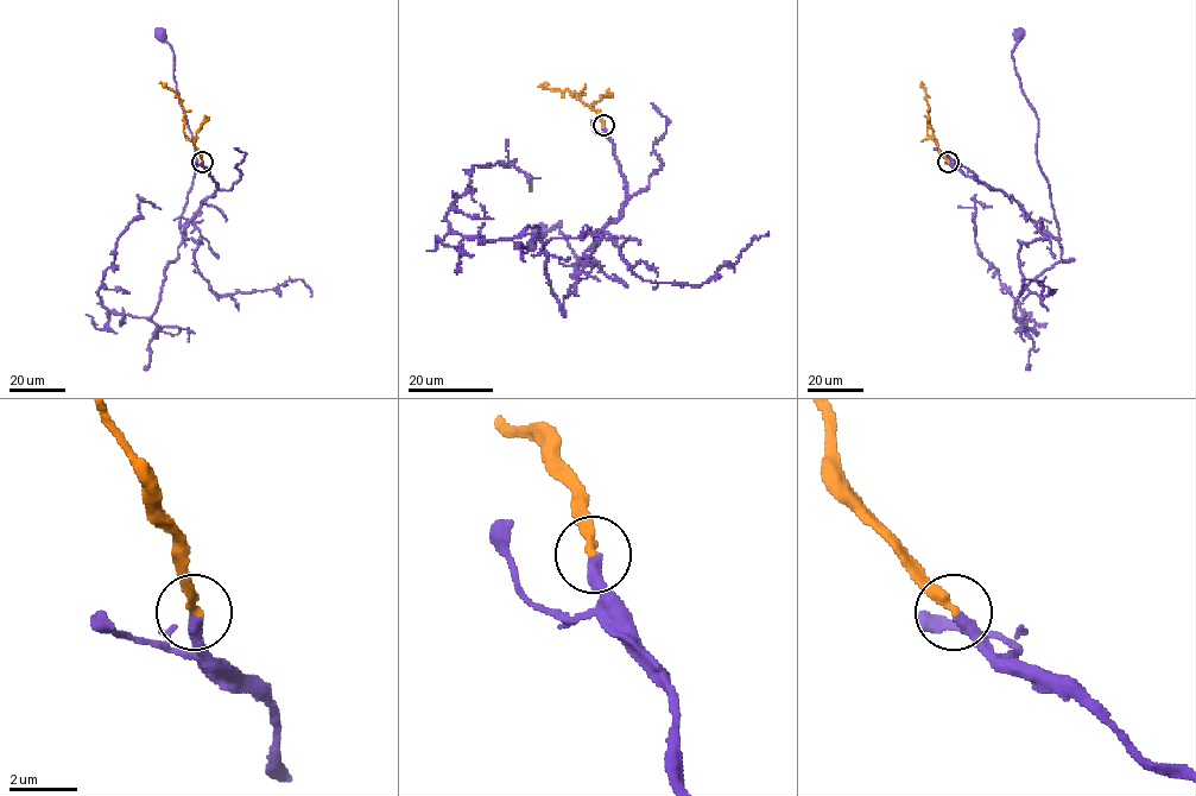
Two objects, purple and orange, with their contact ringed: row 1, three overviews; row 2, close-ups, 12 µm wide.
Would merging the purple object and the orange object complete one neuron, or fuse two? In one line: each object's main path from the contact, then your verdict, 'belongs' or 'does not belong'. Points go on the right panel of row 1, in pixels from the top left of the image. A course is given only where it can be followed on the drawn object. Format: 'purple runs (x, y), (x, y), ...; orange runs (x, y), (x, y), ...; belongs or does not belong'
purple runs (948, 163), (1012, 196), (1041, 229), (1060, 237), (1049, 182), (1037, 160), (1038, 118), (1012, 56), (1018, 35); orange runs (948, 163), (928, 134), (929, 111), (921, 82); belongs

